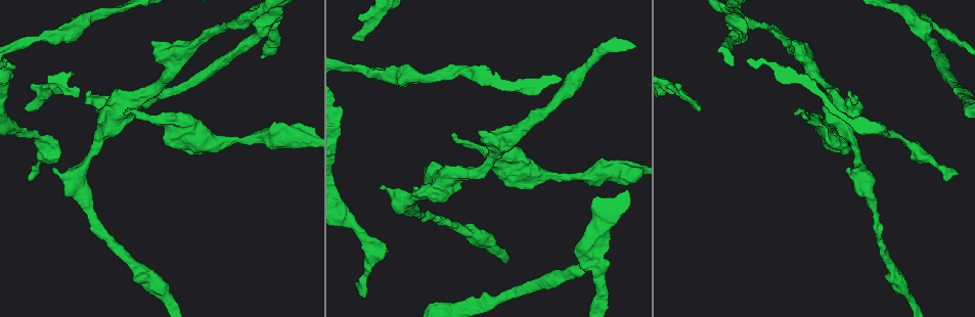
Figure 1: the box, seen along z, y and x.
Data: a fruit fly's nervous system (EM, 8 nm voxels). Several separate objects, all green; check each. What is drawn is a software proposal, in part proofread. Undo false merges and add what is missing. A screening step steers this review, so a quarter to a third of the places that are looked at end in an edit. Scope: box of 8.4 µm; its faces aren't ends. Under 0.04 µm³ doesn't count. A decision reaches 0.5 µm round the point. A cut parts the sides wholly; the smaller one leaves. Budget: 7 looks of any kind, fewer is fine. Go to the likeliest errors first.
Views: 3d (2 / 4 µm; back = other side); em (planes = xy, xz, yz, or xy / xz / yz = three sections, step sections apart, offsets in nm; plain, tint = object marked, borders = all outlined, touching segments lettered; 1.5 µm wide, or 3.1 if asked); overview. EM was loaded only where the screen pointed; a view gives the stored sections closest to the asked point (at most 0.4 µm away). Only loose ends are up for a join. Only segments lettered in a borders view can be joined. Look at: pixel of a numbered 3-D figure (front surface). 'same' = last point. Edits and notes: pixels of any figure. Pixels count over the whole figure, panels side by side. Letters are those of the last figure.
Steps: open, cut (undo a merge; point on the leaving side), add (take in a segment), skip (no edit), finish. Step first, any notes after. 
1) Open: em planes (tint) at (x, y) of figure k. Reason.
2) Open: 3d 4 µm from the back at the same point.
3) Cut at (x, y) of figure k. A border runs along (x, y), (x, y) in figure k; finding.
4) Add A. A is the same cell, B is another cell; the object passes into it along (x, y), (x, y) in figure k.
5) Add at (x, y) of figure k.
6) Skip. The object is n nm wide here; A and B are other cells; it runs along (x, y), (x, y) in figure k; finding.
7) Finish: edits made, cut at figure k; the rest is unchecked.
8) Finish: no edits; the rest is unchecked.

Open: em xy step 4 (borders) at (36, 174) of figure 1. End of a long branch.

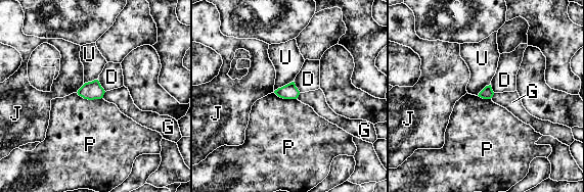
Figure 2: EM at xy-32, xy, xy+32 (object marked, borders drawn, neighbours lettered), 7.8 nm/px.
Open: em planes (borders) at the same point.

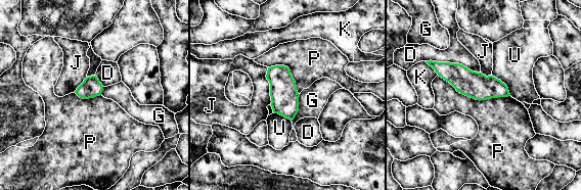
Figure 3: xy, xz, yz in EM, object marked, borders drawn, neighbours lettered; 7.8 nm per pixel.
Skip. D, G, J, K, P and U are other cells; a border runs along (438, 75), (476, 99), (509, 96) in figure 3; no lettered segment goes on from it.

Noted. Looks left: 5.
Open: 3d 2 µm at (794, 44) of figure 1. Free end.

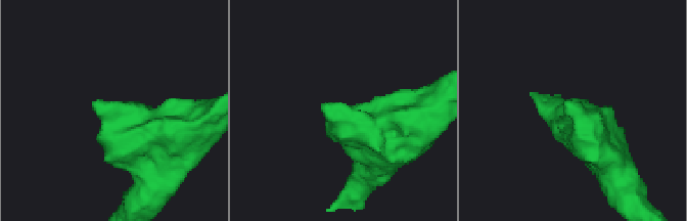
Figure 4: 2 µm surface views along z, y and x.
Open: em planes (borders) at (323, 109) of figure 4.

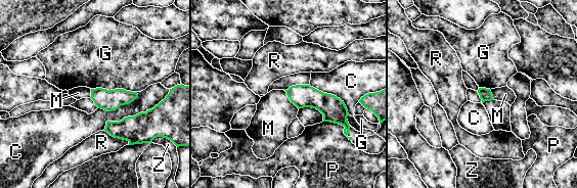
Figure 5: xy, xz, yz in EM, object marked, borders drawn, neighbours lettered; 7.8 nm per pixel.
Skip. C, G, M, P, R and Z are other cells; a border runs along (284, 91), (289, 99), (299, 108) in figure 5; no lettered segment goes on from it.

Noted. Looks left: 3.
Open: em xz step 4 (tint) at (794, 113) of figure 1. Free end.

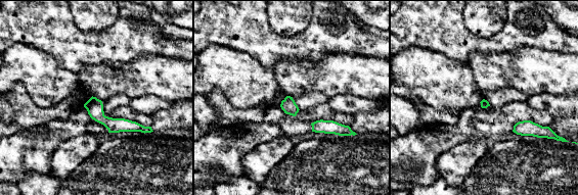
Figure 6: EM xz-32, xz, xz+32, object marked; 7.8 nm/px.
Open: em planes (borders) at the same point. Another direction.

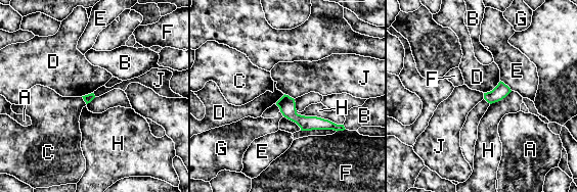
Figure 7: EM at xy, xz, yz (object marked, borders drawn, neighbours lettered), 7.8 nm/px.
Skip. A, B, C, D, E, F, G, H and J are other cells; it runs along (279, 103), (304, 123), (340, 128) in figure 7; no lettered segment goes on from it.

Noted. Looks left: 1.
Finish: no edits; the rest is unchecked.

